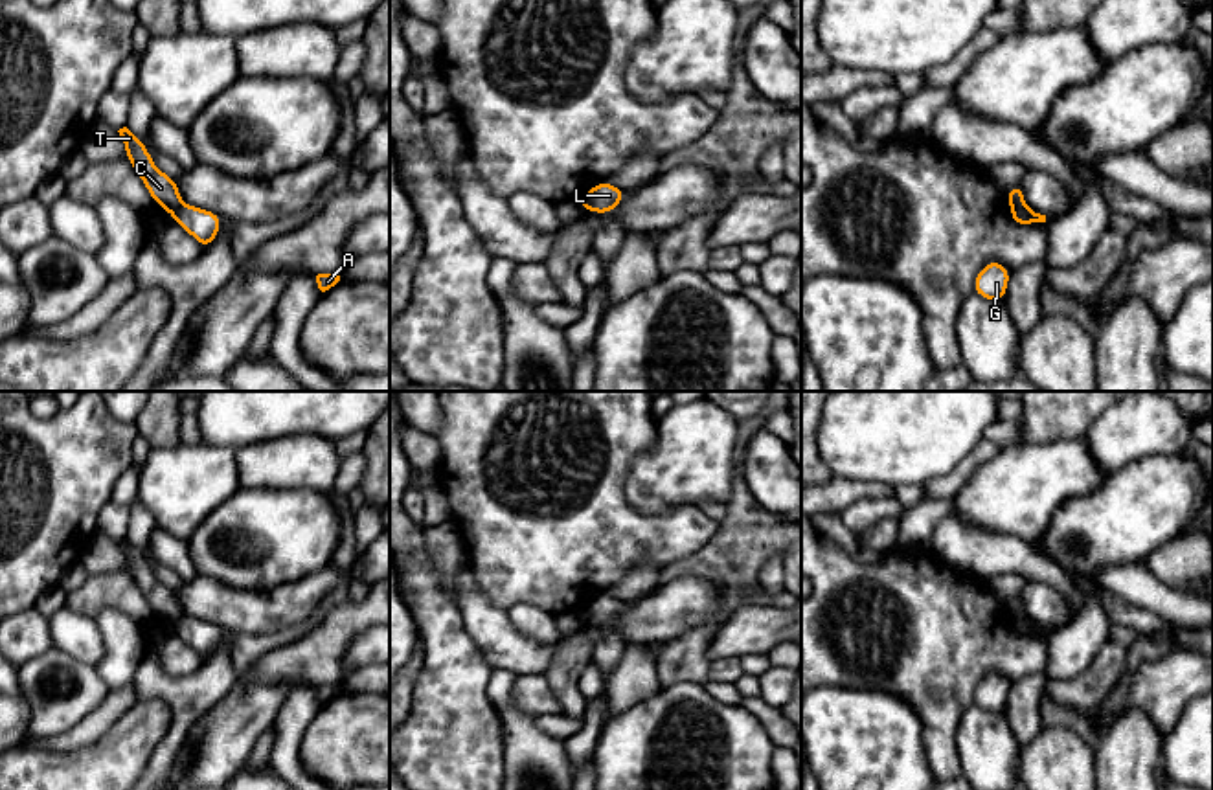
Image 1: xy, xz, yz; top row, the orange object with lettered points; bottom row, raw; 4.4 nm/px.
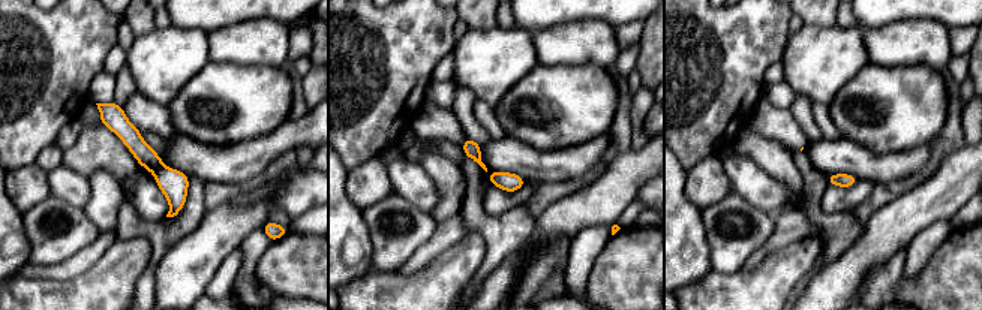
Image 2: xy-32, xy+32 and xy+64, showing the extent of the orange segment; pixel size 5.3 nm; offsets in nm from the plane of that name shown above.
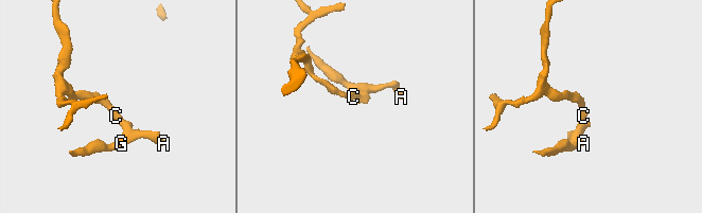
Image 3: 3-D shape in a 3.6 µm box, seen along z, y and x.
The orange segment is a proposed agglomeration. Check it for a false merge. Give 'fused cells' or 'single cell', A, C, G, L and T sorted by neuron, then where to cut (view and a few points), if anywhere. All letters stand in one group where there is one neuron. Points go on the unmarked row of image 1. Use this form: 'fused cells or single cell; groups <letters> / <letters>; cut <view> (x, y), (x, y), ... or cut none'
fused cells; groups A G L / C T; cut yz (1011, 618), (1024, 620)

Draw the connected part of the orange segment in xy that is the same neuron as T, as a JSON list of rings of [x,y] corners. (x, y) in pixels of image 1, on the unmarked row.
[[[127,538],[119,540],[118,544],[125,555],[125,564],[130,577],[143,592],[154,614],[167,625],[175,625],[178,619],[182,619],[184,615],[176,593],[154,577],[143,553]]]

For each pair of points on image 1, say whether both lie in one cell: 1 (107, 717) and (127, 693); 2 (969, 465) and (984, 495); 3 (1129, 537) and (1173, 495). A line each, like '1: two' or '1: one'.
1: one
2: two
3: one

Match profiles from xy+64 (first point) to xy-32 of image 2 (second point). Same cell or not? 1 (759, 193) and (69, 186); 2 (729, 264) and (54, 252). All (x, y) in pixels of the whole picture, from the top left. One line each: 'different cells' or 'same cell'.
1: same cell
2: same cell

